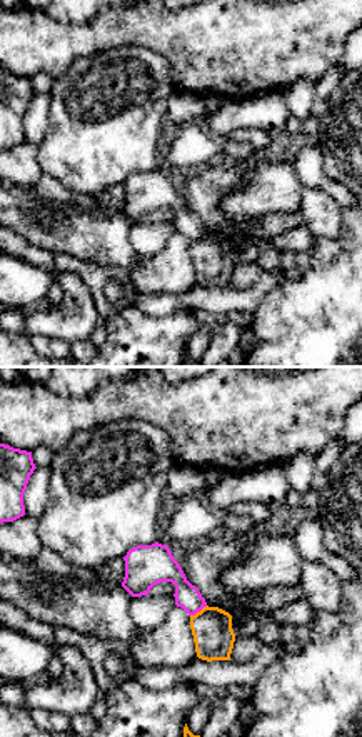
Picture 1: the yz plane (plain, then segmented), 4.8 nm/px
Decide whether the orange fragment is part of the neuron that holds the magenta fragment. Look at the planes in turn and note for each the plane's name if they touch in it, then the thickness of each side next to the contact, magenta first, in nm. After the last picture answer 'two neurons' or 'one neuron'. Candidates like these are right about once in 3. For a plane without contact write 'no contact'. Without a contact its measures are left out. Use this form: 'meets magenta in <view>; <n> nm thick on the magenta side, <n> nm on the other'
meets magenta in yz; 120 nm thick on the magenta side, 190 nm on the other

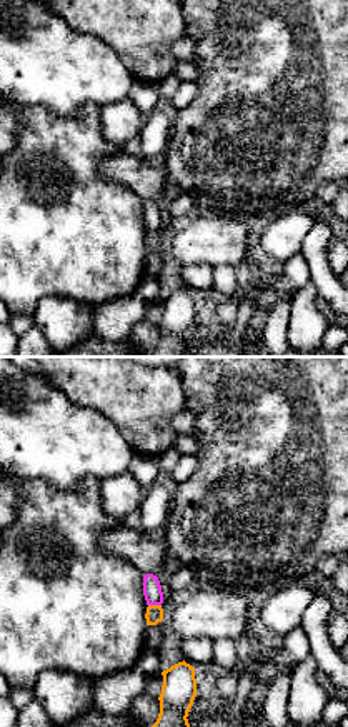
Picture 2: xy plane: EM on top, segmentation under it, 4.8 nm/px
meets magenta in xy; 90 nm thick on the magenta side, 80 nm on the other

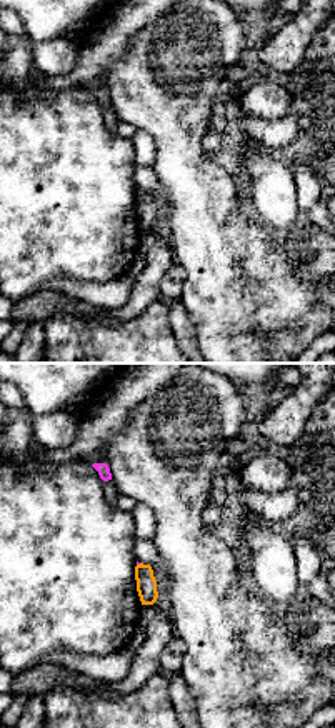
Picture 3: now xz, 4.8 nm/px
no contact

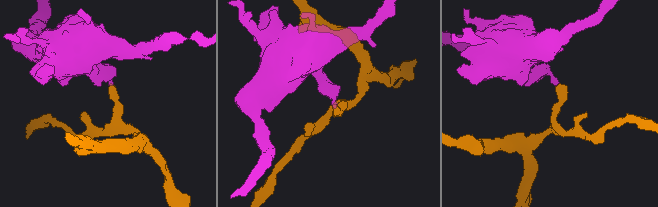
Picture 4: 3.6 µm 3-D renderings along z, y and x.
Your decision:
two neurons

